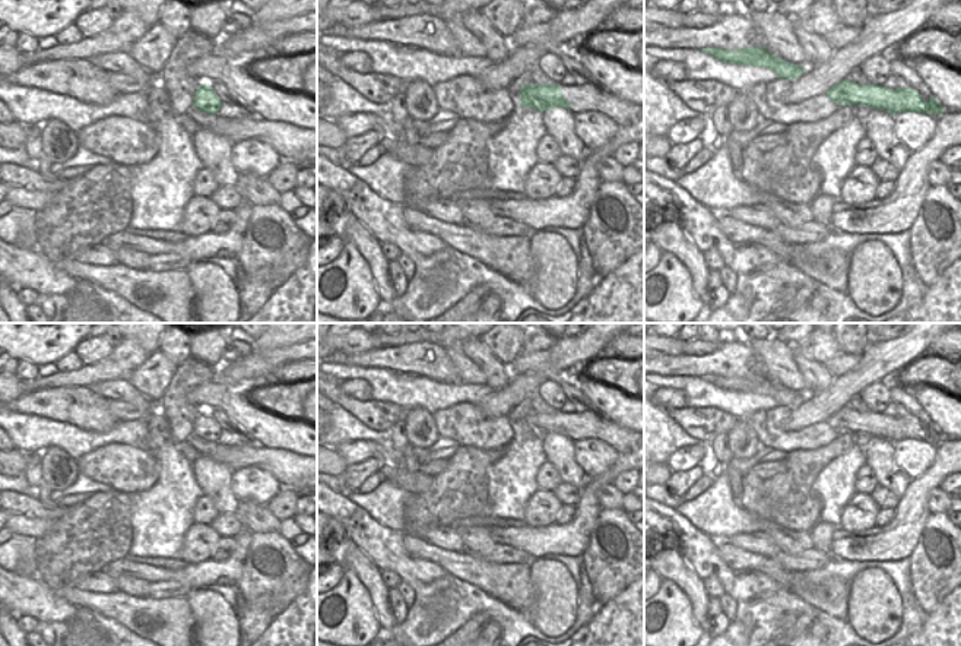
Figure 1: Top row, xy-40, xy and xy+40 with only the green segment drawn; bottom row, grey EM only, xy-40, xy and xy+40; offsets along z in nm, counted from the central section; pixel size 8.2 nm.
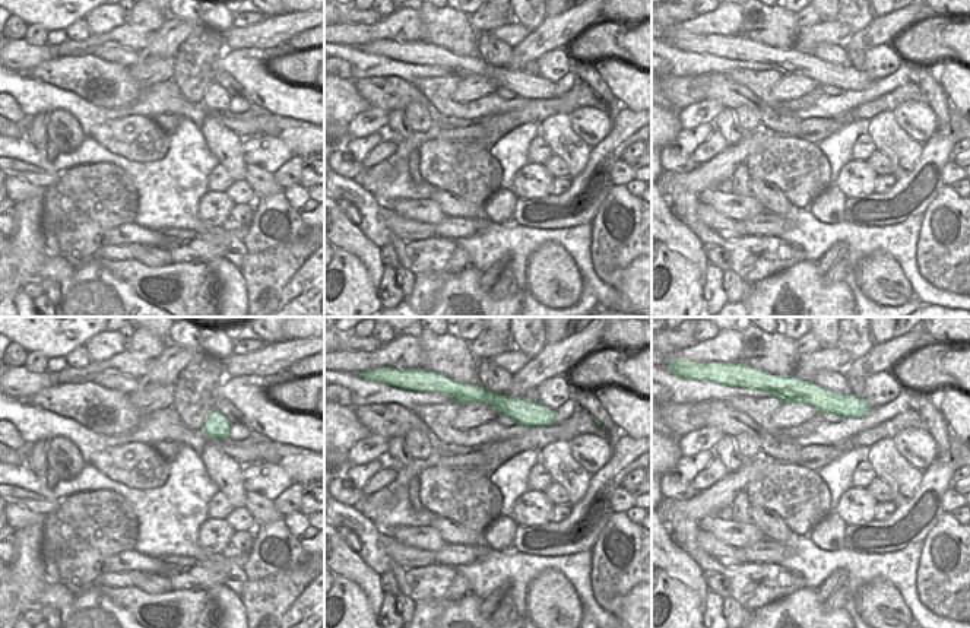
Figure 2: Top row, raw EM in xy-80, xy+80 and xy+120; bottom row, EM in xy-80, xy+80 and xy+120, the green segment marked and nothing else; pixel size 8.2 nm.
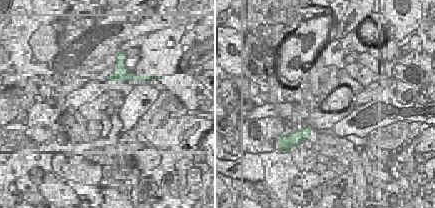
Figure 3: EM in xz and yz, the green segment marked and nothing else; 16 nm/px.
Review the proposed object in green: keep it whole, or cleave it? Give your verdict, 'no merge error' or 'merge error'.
merge error

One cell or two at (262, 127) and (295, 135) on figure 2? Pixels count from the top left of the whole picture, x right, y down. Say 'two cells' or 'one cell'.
one cell

